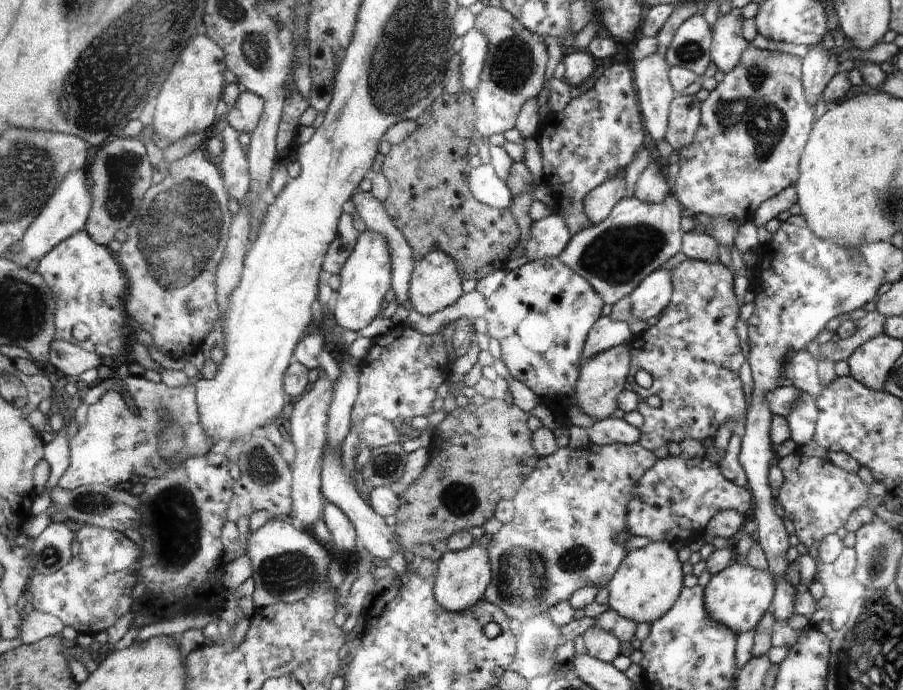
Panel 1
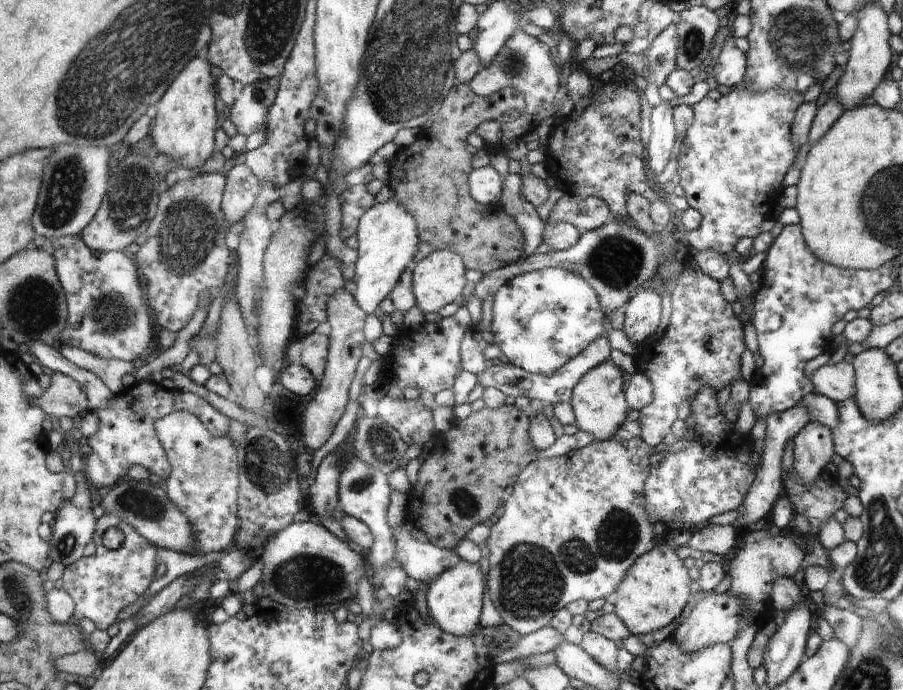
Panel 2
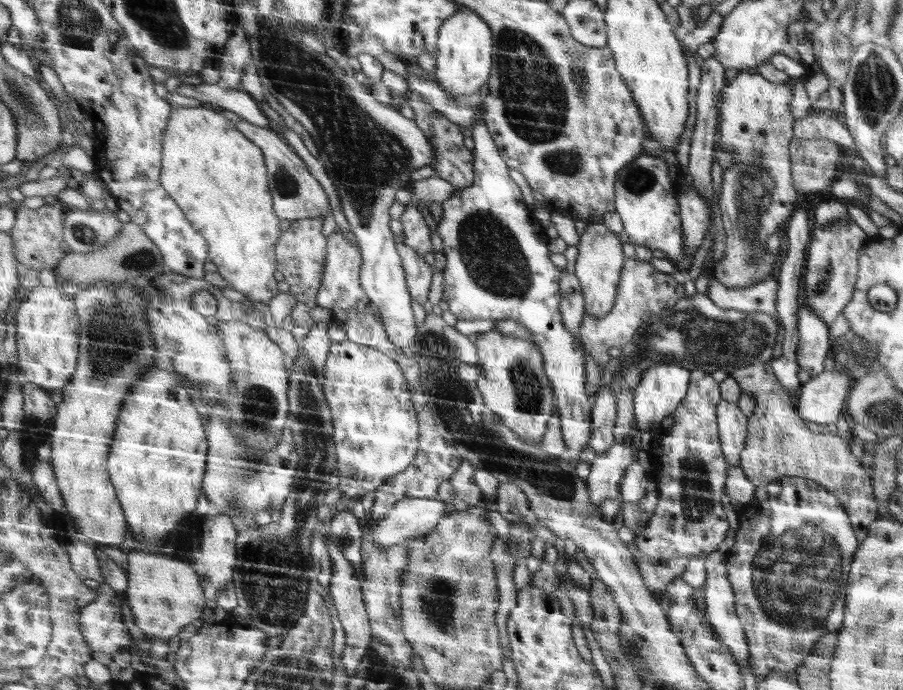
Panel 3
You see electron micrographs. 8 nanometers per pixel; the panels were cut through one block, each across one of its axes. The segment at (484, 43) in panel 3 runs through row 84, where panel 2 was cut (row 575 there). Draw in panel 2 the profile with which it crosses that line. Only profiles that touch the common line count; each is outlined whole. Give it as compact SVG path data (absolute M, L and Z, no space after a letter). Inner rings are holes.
M461 560L453 568L445 570L431 586L427 592L427 606L431 612L431 618L449 634L455 636L471 636L477 632L479 622L481 622L481 608L483 608L483 596L485 588L489 588L489 582L485 586L485 576L481 572L481 566L475 562Z

